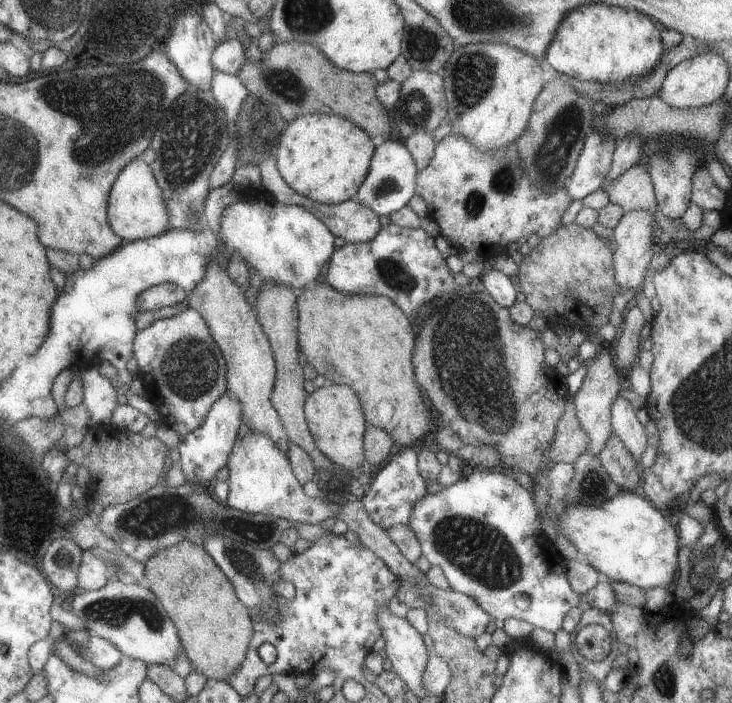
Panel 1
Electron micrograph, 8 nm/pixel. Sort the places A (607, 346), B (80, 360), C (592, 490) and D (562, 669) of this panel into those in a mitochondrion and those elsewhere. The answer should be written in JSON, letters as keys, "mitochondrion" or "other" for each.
{"A":"other","B":"other","C":"mitochondrion","D":"other"}

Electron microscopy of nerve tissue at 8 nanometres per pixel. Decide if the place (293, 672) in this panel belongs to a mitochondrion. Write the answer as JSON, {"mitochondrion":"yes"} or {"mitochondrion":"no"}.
{"mitochondrion":"no"}

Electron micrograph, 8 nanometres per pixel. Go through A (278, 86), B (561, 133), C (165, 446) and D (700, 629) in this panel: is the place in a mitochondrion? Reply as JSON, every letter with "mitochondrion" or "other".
{"A":"mitochondrion","B":"mitochondrion","C":"other","D":"other"}

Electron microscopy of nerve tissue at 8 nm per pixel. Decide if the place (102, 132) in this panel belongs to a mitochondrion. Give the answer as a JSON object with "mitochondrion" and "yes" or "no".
{"mitochondrion":"yes"}

